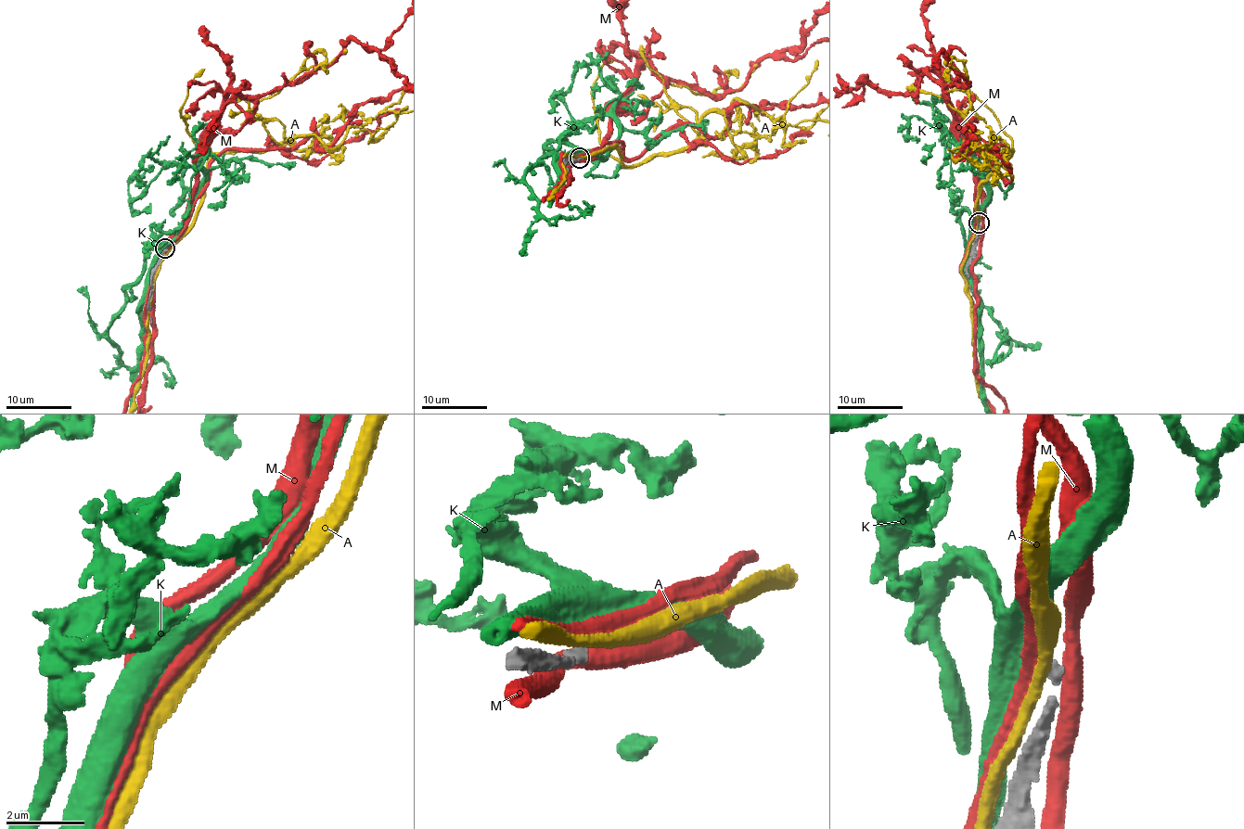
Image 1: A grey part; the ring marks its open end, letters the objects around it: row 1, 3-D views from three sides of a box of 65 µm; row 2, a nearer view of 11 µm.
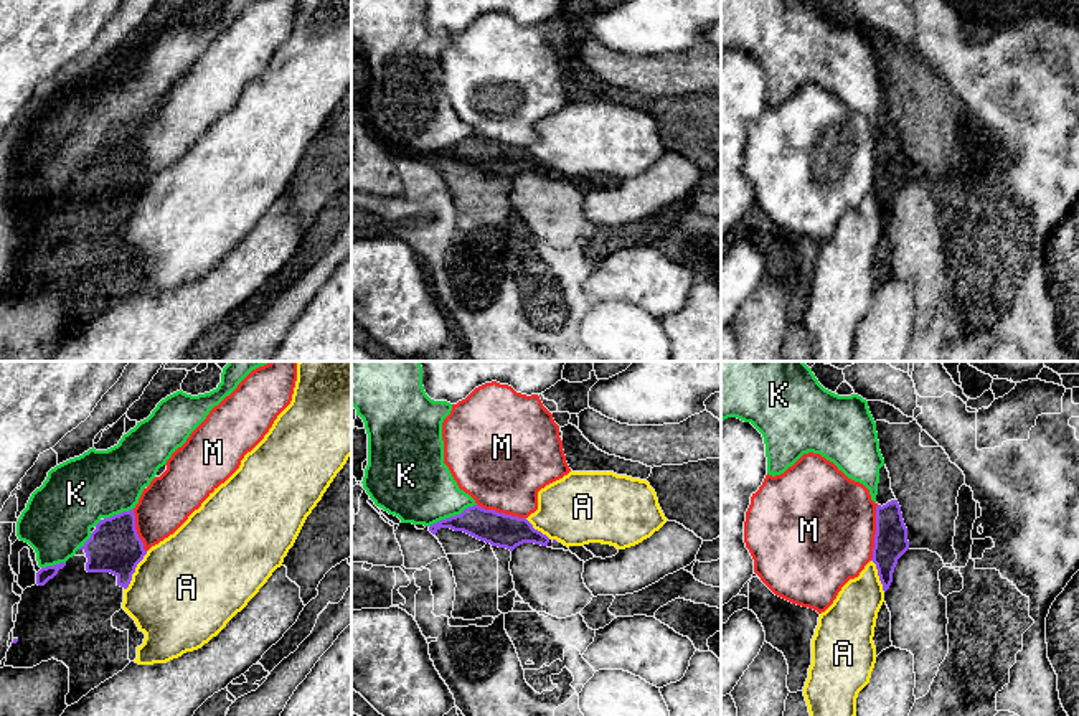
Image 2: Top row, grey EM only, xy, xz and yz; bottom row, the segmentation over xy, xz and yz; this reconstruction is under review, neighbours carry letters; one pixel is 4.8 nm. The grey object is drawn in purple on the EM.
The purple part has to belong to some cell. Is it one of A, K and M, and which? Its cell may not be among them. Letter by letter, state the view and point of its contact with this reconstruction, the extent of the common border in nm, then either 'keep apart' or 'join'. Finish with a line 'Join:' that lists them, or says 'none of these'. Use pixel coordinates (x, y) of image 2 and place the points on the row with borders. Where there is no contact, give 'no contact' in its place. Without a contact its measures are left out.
A: contact xy (134, 571); length 220 nm; keep apart
K: contact xz (452, 517); length 260 nm; keep apart
M: contact yz (876, 533); length 280 nm; keep apart
Join: none of these

